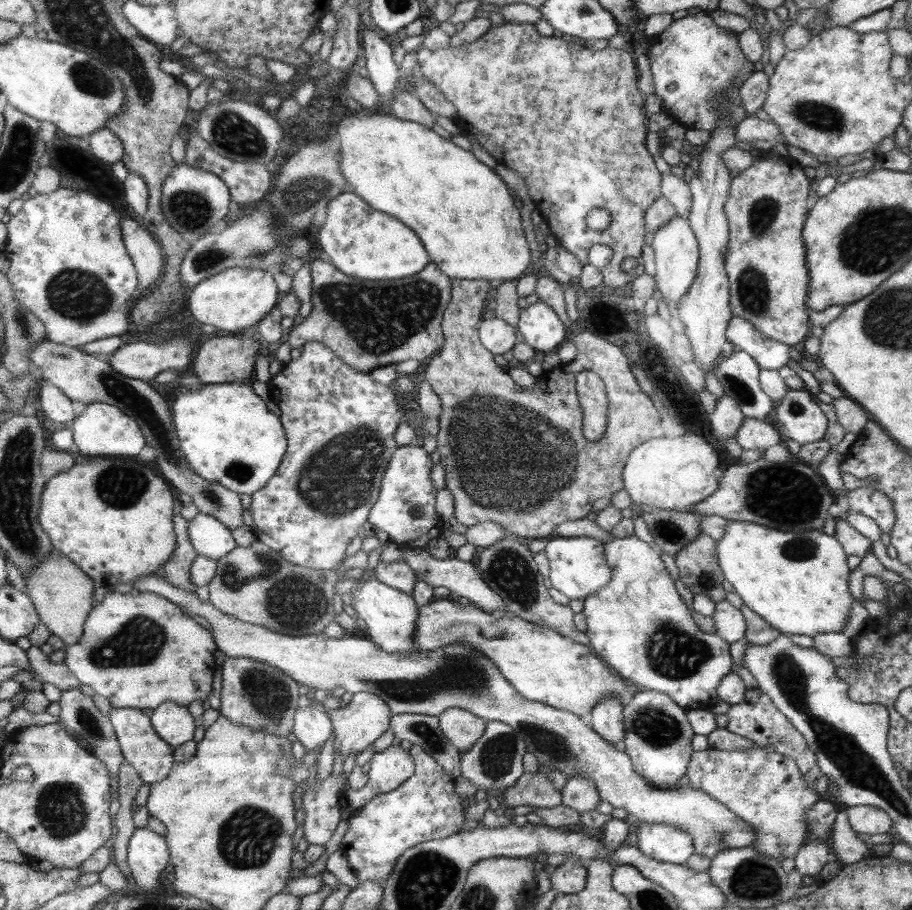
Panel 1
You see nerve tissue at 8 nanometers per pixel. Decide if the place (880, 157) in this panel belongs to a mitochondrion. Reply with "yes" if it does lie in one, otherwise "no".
no

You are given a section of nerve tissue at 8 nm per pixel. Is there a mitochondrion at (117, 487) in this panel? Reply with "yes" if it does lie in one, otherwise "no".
yes

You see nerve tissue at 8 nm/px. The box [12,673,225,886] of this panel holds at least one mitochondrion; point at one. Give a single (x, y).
(61, 808)

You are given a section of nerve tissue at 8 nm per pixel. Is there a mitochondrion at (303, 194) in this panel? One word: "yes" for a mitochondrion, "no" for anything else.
yes

